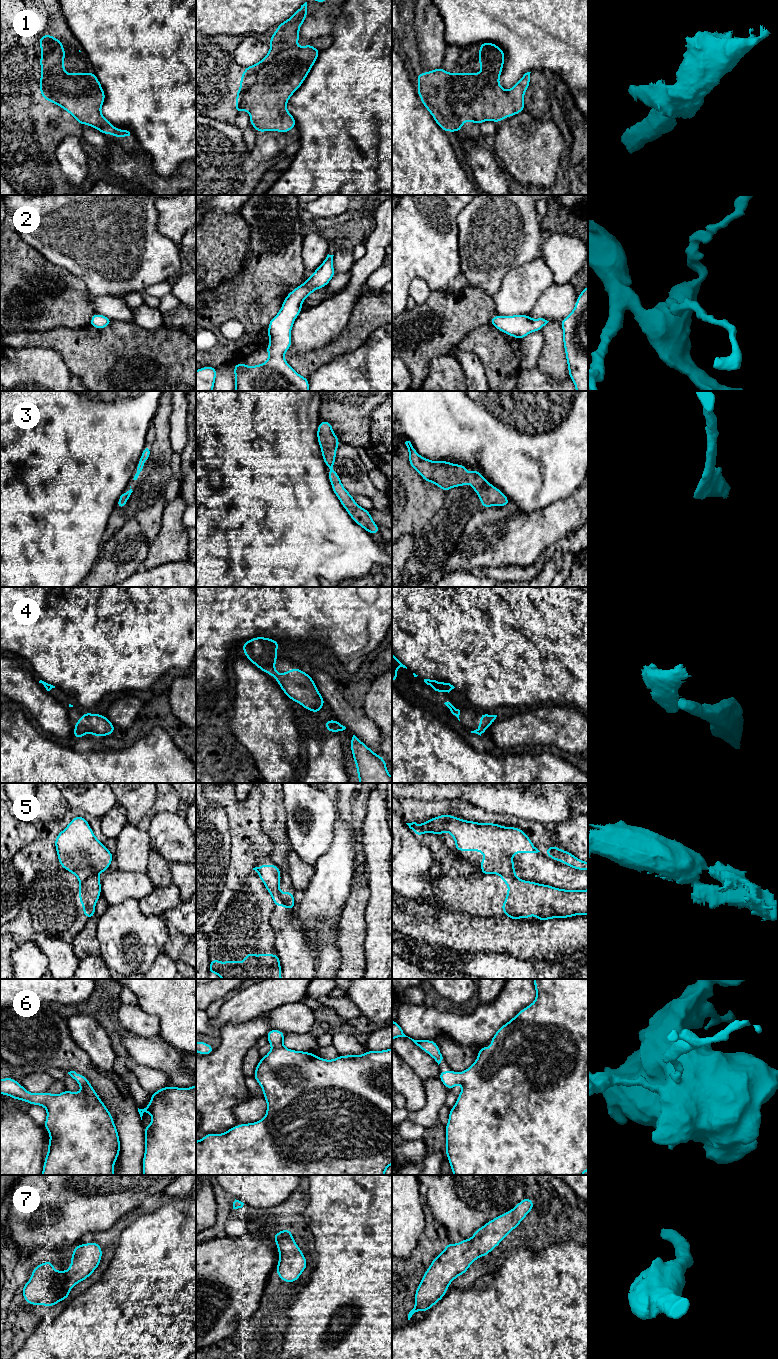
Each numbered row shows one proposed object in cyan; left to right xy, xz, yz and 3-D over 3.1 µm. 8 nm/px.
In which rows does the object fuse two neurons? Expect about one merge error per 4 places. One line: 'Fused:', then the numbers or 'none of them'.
Fused: 5

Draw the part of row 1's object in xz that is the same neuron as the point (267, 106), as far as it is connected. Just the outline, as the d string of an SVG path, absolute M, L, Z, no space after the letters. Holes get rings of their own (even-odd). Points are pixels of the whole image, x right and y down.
M307 2L292 17L279 24L270 37L270 50L258 63L246 66L236 93L234 111L247 110L258 132L286 133L296 127L287 109L289 98L308 76L321 50L308 45L297 47L299 29L308 15Z

